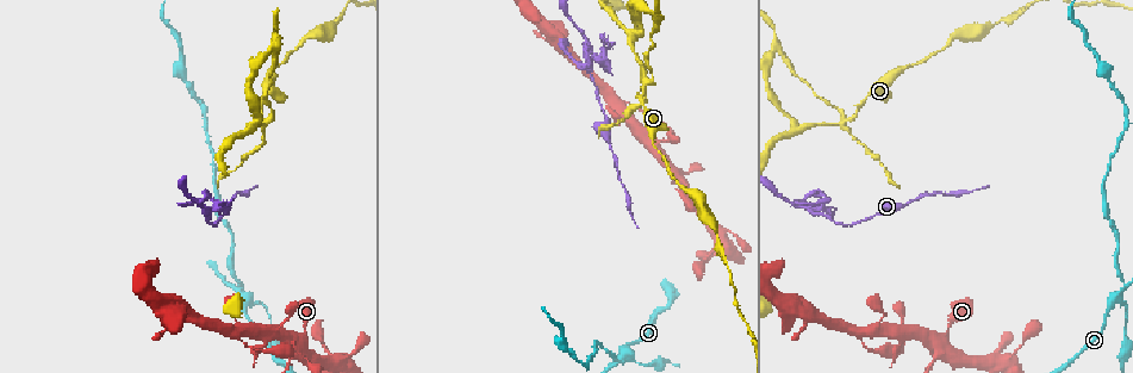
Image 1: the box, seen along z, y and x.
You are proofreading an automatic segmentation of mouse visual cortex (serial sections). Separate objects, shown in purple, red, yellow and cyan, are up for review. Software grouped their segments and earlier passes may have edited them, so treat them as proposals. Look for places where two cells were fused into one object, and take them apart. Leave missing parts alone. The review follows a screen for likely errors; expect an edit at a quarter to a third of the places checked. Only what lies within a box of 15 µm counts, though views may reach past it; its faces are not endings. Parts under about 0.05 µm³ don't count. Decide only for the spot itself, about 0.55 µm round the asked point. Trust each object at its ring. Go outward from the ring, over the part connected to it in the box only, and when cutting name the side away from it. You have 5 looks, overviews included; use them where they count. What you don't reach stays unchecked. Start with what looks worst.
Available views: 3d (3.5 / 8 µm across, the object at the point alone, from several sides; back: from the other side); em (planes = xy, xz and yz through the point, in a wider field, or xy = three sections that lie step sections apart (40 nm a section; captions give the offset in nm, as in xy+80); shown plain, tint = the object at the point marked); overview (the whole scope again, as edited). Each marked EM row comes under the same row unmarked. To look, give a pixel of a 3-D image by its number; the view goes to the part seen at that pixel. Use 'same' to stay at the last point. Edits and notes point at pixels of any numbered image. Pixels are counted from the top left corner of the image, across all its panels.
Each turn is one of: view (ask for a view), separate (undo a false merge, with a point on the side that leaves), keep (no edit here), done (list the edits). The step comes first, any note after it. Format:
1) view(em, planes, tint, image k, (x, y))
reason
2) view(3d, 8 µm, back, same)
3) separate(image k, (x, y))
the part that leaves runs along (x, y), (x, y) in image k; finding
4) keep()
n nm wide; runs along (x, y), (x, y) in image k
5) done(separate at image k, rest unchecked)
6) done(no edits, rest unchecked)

view(3d, 8 µm, image 1, (642, 82))
four arms meet

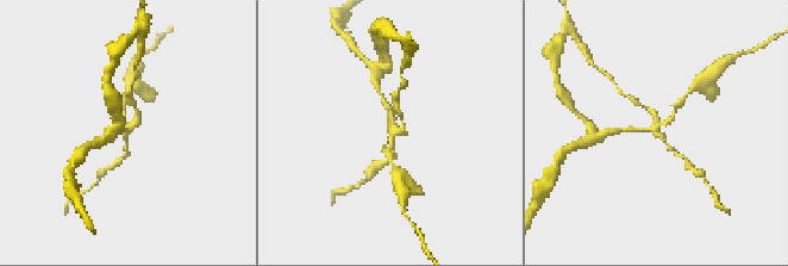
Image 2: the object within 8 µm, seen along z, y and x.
view(em, xy, step 5, tint, image 2, (656, 130))
now the EM

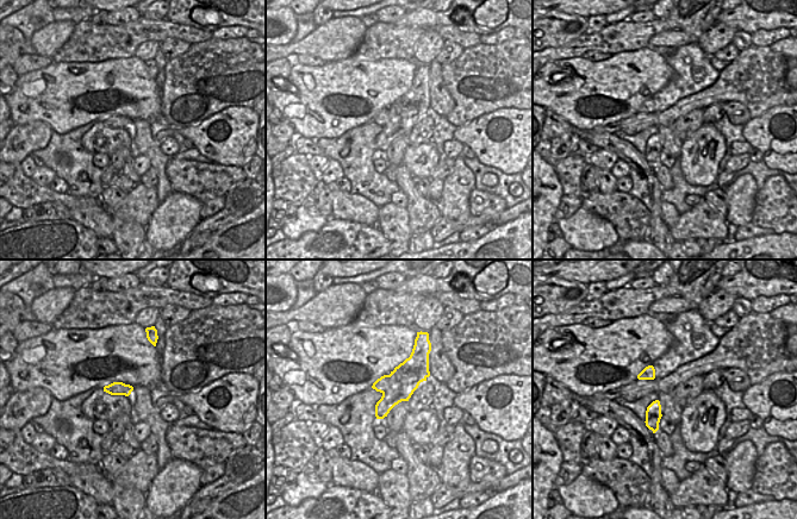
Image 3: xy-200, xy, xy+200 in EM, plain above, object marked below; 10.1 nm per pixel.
separate(image 2, (586, 51))
two cells meet here

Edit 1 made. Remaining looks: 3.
view(overview)

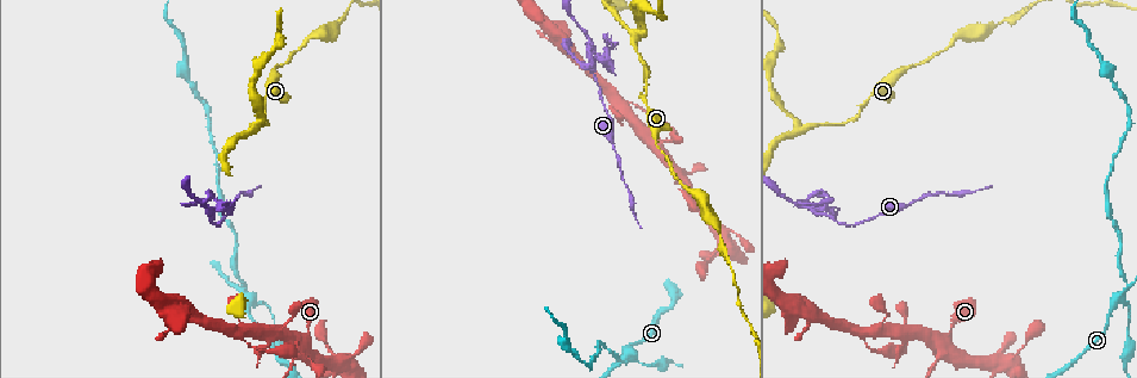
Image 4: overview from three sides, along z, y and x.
view(3d, 8 µm, image 4, (657, 138))
calibre changes

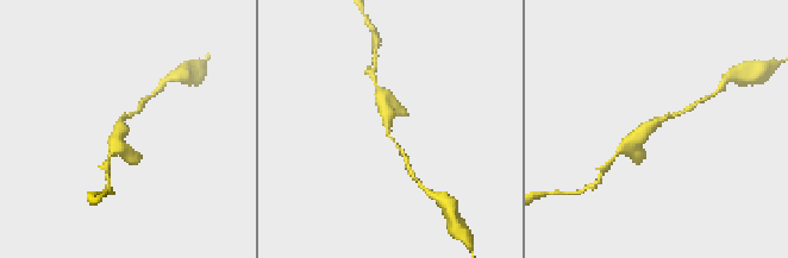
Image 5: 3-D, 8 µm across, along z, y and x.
view(em, planes, tint, image 5, (119, 124))
arms of 150, 400 nm

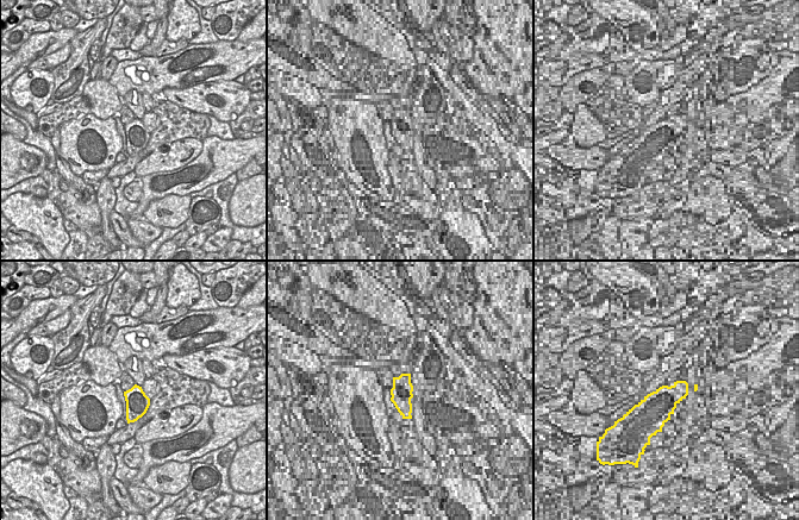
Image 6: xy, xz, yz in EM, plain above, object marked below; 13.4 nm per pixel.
keep()
runs along (632, 148), (648, 126), (681, 112) in image 5; all the same cell

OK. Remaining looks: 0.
done(separate at image 2, rest unchecked)

